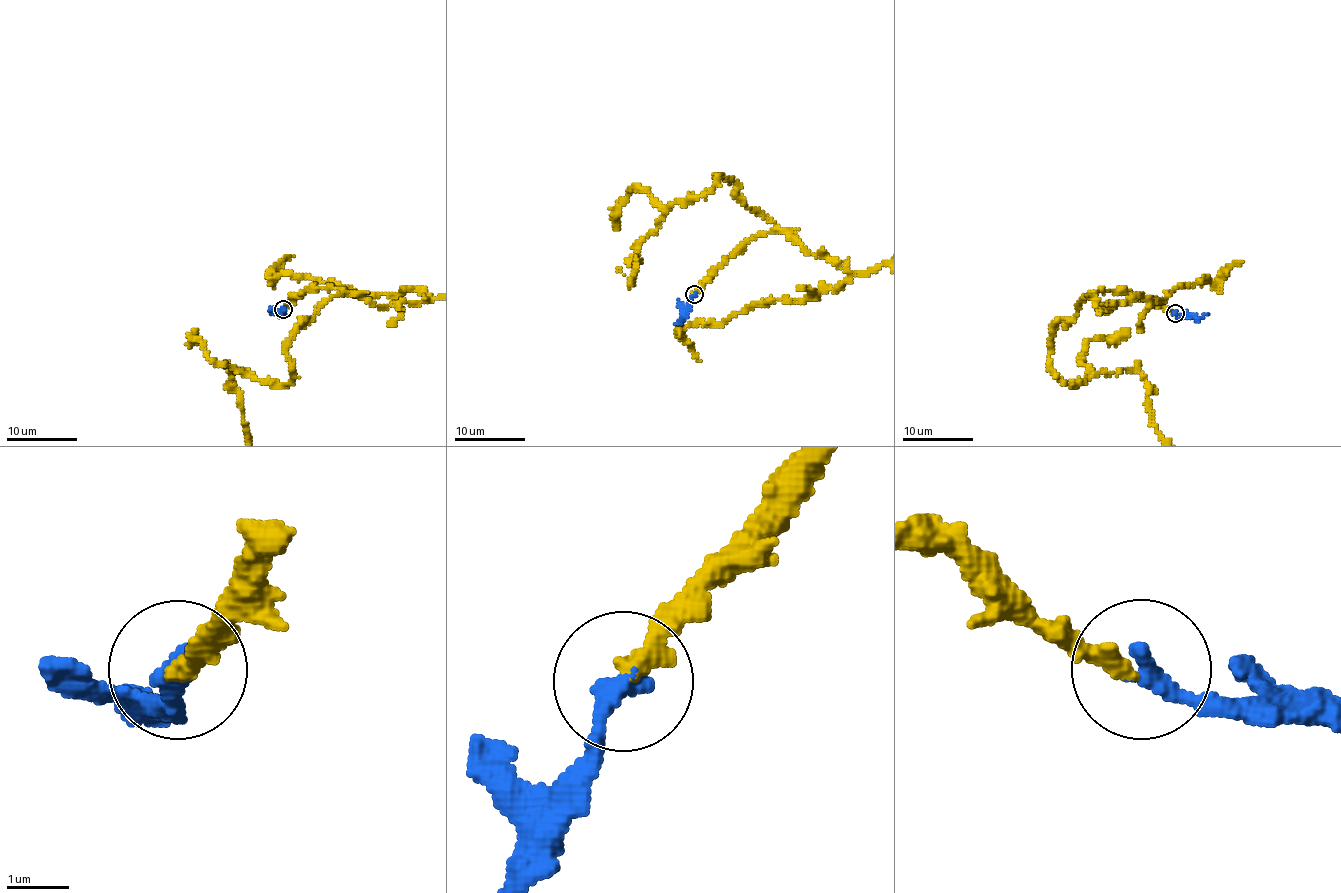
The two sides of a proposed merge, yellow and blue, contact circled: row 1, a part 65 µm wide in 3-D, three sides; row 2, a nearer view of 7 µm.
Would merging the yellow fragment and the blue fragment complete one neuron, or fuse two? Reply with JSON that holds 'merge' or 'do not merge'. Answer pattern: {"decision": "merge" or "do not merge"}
{"decision": "merge"}

